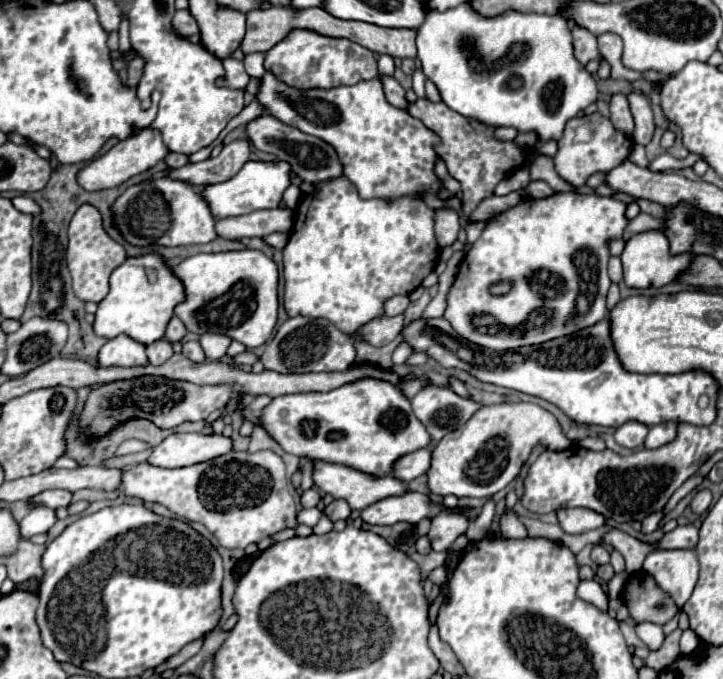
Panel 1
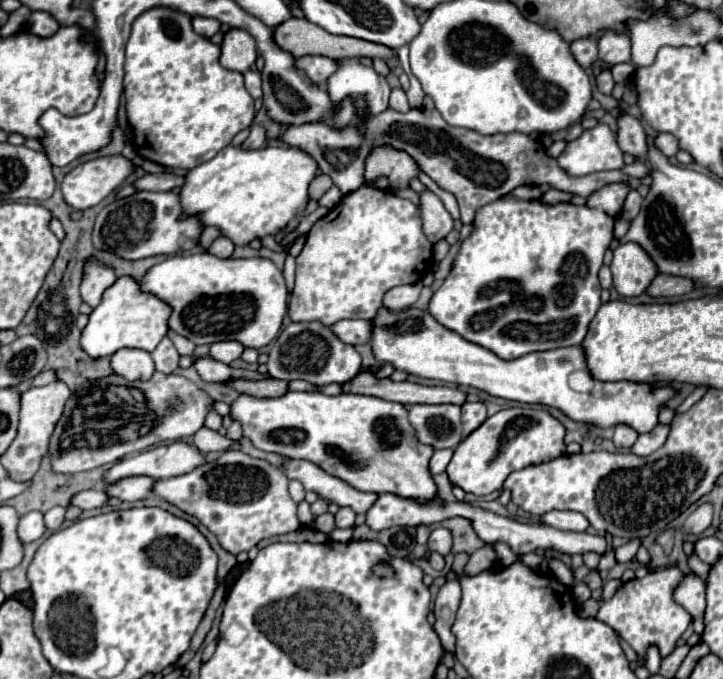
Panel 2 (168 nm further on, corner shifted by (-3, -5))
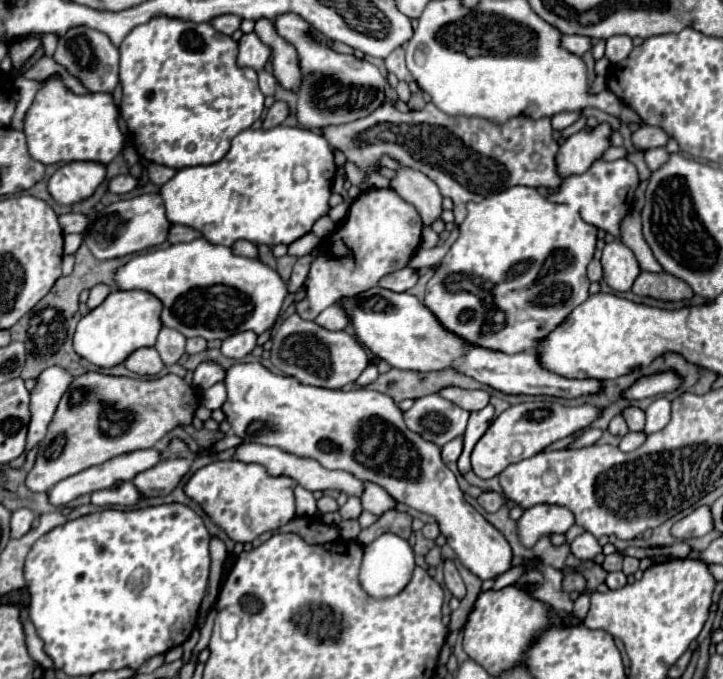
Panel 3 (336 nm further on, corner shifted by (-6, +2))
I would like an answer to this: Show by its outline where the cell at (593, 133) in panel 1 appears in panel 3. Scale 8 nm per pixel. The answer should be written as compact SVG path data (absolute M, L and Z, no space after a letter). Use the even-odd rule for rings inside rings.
M598 123L594 129L582 129L574 135L570 135L558 151L556 165L562 177L580 175L598 161L604 151L612 145L612 127L608 123Z

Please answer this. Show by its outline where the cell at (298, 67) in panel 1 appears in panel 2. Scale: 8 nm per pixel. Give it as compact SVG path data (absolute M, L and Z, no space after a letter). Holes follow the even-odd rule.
M323 56L297 58L297 66L301 70L305 70L307 76L319 86L335 72L335 60L329 60L329 58L323 58Z

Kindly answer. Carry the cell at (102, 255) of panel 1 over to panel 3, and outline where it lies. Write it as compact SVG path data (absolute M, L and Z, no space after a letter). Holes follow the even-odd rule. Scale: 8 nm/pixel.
M98 283L98 285L94 285L92 289L90 289L90 297L88 297L88 301L86 301L86 305L90 307L90 309L94 309L94 307L98 307L106 297L108 297L108 293L110 293L110 287L108 285L104 285L104 283Z

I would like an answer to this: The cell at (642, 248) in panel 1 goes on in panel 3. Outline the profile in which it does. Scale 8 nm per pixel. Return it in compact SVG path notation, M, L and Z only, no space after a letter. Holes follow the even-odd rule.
M612 241L604 247L602 267L604 267L604 281L614 291L630 291L636 277L642 271L636 261L636 255L622 241Z

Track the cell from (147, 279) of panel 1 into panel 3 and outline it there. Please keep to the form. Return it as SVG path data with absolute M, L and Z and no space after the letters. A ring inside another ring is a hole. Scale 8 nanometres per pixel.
M112 291L102 305L80 319L74 333L74 351L98 367L120 365L132 351L152 347L162 329L162 301L146 291Z

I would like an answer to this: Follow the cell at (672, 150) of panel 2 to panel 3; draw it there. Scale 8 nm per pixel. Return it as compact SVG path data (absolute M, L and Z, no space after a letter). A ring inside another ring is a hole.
M644 125L644 127L640 127L640 129L632 135L632 141L634 141L634 145L636 145L640 151L646 151L646 149L652 149L652 147L666 147L668 141L670 141L670 135L668 135L662 127Z

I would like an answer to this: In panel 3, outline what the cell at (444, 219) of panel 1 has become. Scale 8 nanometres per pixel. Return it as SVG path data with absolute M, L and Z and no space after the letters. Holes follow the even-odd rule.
M402 167L402 169L398 169L390 187L404 201L408 201L416 207L416 211L420 213L422 223L426 227L430 227L436 219L440 219L442 193L440 193L438 185L434 185L434 181L430 181L424 173L410 169L410 167Z

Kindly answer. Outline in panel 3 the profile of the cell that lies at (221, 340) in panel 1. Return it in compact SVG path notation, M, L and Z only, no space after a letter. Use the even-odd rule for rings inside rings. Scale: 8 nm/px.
M244 331L244 333L236 333L236 335L230 335L228 339L224 339L220 351L226 357L242 359L242 357L250 355L250 351L254 347L256 347L256 335L250 331Z

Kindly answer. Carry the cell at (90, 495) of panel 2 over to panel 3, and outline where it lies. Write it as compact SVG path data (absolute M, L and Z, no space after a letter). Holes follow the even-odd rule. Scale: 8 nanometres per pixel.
M126 481L122 487L116 489L100 489L90 495L90 501L94 505L134 505L138 503L140 493L134 489L130 481Z

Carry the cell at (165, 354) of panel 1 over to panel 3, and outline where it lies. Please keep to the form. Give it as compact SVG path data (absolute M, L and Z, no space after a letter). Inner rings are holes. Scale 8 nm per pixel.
M162 327L154 349L160 353L164 365L174 365L184 355L184 345L186 345L186 337L182 333L170 327Z

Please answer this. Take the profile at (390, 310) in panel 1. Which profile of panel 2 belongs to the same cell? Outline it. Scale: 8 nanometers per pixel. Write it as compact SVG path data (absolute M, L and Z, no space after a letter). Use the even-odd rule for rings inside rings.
M421 282L389 288L389 290L385 292L385 296L383 296L383 304L385 304L389 310L393 310L393 312L405 310L405 308L409 308L409 306L415 304L415 300L419 298L421 288L423 288Z

